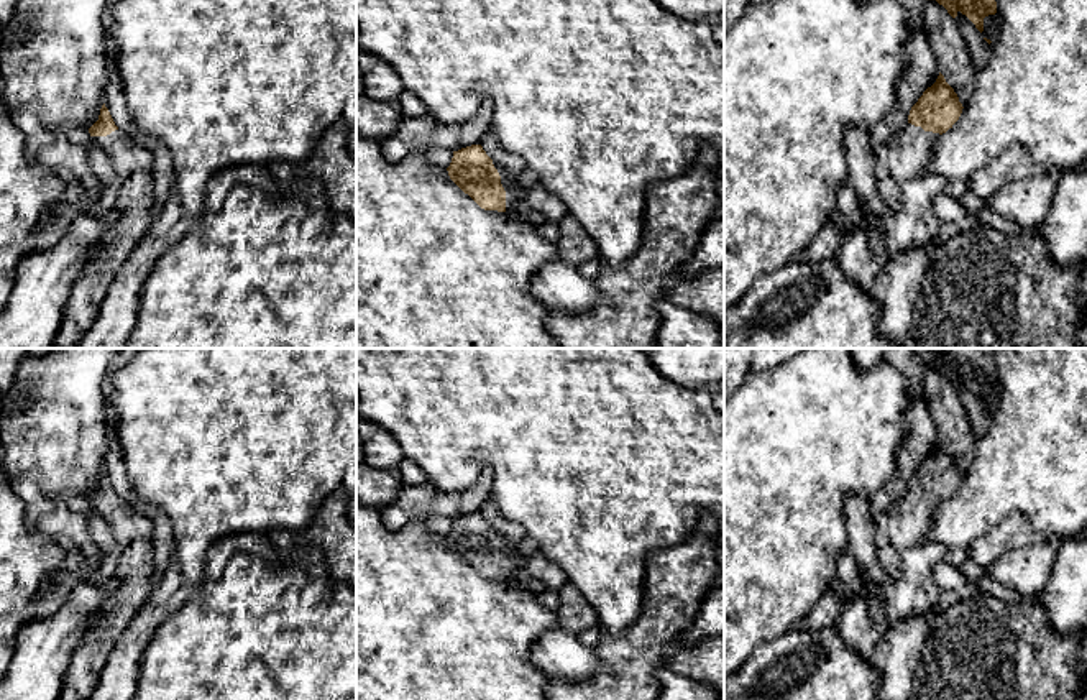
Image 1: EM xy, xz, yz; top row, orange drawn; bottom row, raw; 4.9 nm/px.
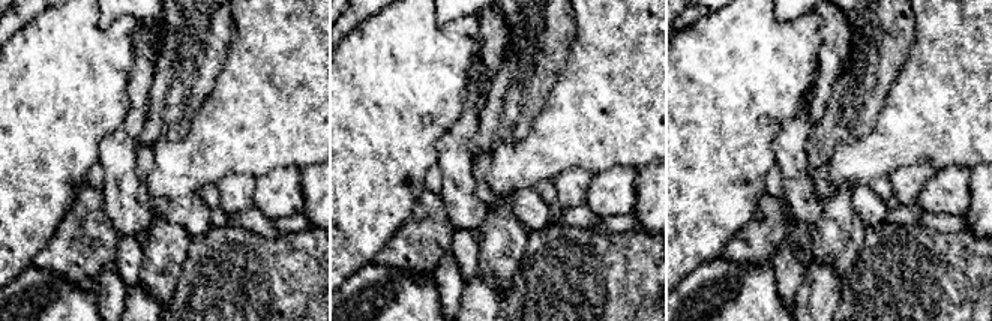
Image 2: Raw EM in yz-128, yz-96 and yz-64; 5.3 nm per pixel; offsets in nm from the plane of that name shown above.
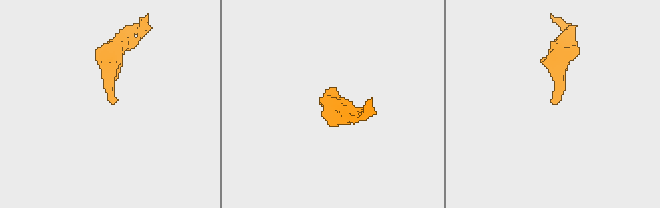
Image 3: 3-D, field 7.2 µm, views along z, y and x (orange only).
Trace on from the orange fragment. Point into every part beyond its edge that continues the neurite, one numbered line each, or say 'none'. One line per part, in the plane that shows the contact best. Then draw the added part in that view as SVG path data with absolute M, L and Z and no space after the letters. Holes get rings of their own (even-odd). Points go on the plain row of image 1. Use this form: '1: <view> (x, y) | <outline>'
1: xz (514, 561) | M493 531L501 544L501 552L506 559L506 578L512 578L514 573L525 565L525 559L519 550L519 542L504 537L502 534Z

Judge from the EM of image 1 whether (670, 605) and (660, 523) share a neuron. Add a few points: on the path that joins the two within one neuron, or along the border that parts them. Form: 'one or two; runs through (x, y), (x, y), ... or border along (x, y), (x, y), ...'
two; border along (693, 534), (669, 548)

